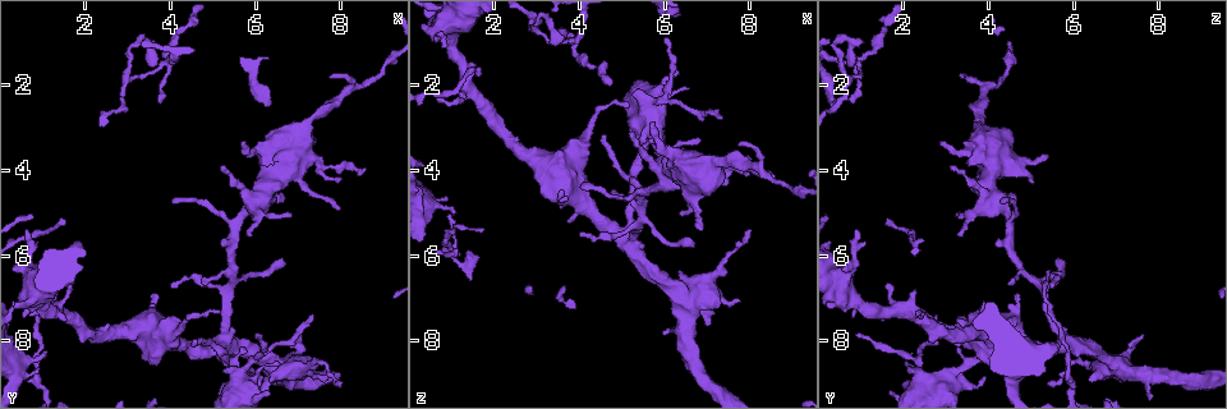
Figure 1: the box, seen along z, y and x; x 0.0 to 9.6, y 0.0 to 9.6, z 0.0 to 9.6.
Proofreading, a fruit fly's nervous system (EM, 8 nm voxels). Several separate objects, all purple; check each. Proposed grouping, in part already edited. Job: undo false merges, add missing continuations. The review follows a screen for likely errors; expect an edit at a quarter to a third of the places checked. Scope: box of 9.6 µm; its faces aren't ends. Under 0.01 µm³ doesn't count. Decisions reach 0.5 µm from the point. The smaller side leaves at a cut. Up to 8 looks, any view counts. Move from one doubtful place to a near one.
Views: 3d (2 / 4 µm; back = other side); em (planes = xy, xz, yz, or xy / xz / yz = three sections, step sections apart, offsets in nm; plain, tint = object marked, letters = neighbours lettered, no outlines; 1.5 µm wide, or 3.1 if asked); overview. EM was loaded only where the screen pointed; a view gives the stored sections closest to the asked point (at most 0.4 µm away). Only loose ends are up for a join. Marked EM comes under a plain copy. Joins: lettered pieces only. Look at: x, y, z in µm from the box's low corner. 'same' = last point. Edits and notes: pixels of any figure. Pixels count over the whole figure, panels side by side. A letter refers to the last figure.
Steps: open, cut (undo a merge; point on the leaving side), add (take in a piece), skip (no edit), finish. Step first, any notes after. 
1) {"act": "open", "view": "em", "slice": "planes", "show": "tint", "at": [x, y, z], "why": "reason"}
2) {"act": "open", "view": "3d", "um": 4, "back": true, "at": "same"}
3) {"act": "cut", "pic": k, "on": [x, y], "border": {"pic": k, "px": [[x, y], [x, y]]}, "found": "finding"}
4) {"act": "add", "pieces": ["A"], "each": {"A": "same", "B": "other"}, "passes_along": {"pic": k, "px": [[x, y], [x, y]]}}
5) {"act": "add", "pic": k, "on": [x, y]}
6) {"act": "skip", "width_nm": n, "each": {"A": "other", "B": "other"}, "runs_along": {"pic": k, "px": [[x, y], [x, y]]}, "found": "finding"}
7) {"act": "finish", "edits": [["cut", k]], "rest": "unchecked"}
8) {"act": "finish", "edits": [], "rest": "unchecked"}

{"act": "open", "view": "em", "slice": "planes", "show": "letters", "at": [3.90, 1.45, 0.95], "why": "sharp bend"}

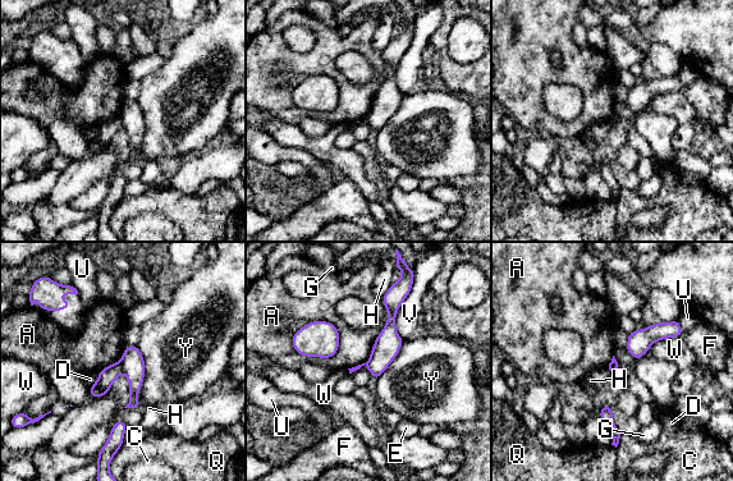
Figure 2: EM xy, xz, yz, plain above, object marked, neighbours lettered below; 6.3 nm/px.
{"act": "cut", "pic": 2, "on": [132, 362], "each": {"A": "other", "C": "other", "D": "other", "E": "other", "F": "other", "G": "other", "H": "other", "Q": "other", "U": "other", "V": "other", "W": "other", "Y": "other"}, "found": "a second neuron is stuck on"}

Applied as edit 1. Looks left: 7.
{"act": "open", "view": "overview"}

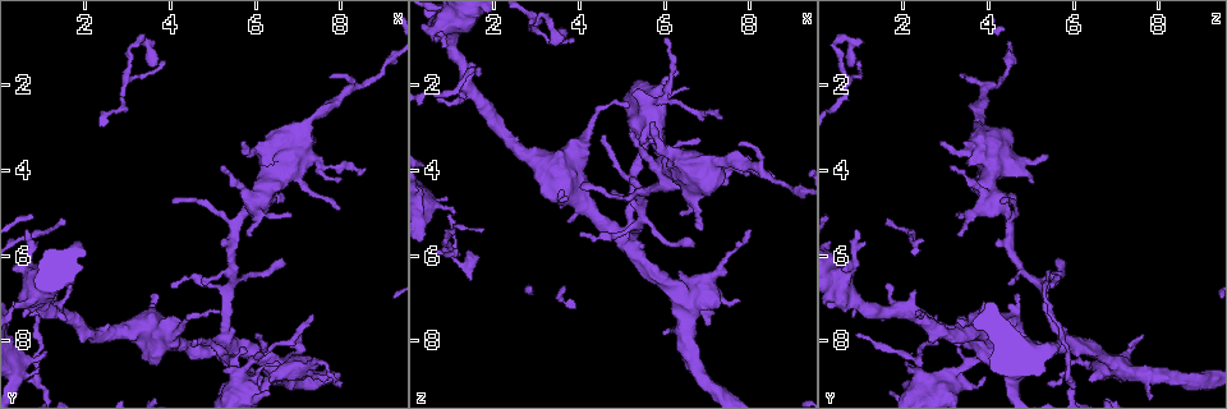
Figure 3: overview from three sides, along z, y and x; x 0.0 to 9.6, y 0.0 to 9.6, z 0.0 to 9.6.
{"act": "open", "view": "3d", "um": 4, "at": [6.85, 3.65, 5.45], "why": "an open end"}

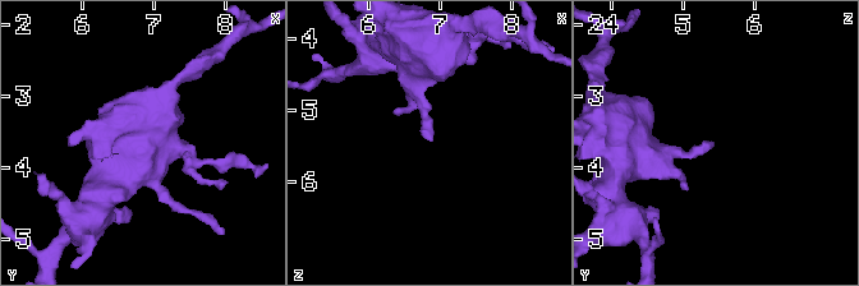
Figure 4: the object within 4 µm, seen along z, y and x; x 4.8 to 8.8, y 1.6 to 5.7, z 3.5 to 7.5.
{"act": "open", "view": "em", "slice": "planes", "show": "letters", "at": [6.85, 3.65, 5.45]}

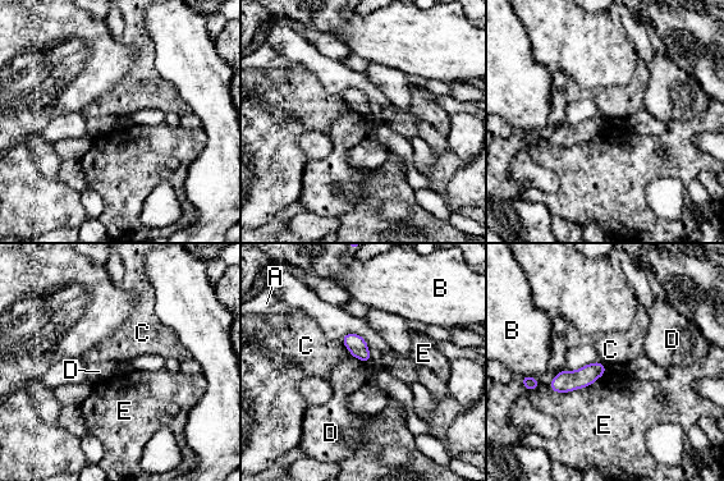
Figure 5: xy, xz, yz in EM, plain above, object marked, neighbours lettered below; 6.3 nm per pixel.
{"act": "skip", "each": {"A": "other", "B": "other", "C": "other", "D": "other", "E": "other"}, "found": "no lettered piece goes on from it"}

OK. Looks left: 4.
{"act": "open", "view": "em", "slice": "xz", "step": 4, "show": "tint", "at": [6.05, 4.90, 3.85], "why": "thick turns thin"}

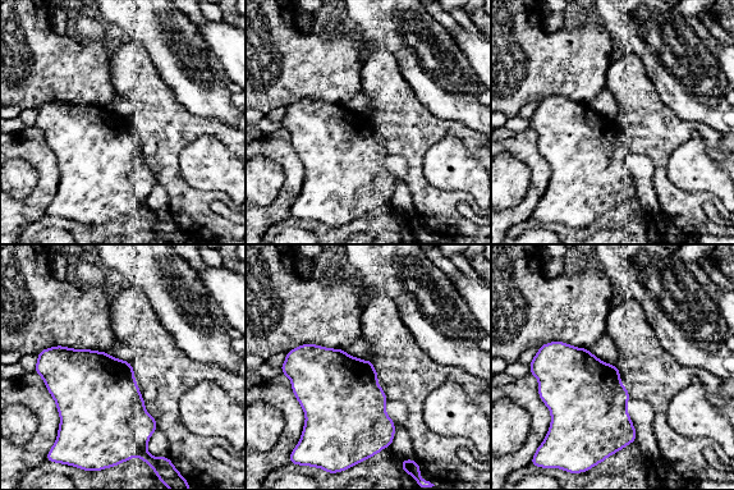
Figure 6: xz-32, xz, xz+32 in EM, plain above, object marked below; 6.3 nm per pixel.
{"act": "open", "view": "em", "slice": "planes", "show": "letters", "at": "same", "why": "cut it another way"}

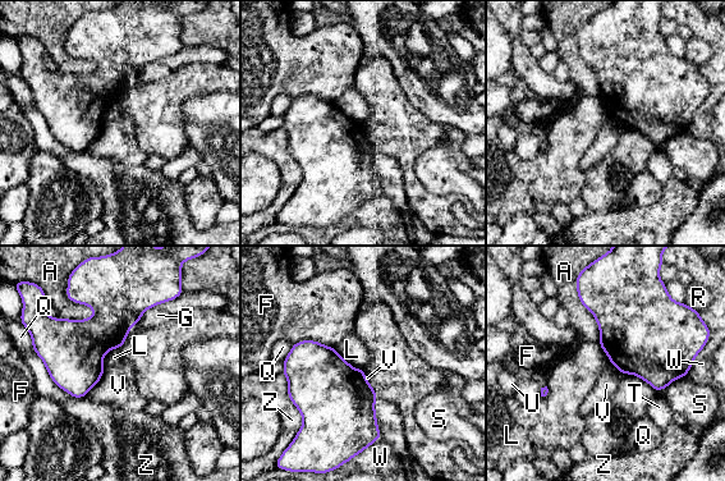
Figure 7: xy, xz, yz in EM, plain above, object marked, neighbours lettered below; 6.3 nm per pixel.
{"act": "skip", "width_nm": 20, "longest_contact_nm": ["Z", 460], "each": {"A": "other", "F": "other", "G": "other", "L": "other", "Q": "other", "R": "other", "S": "other", "T": "other", "U": "other", "V": "other", "W": "other", "Z": "other"}, "found": "all the same neuron"}

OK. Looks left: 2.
{"act": "finish", "edits": [["cut", 2]], "rest": "unchecked"}

